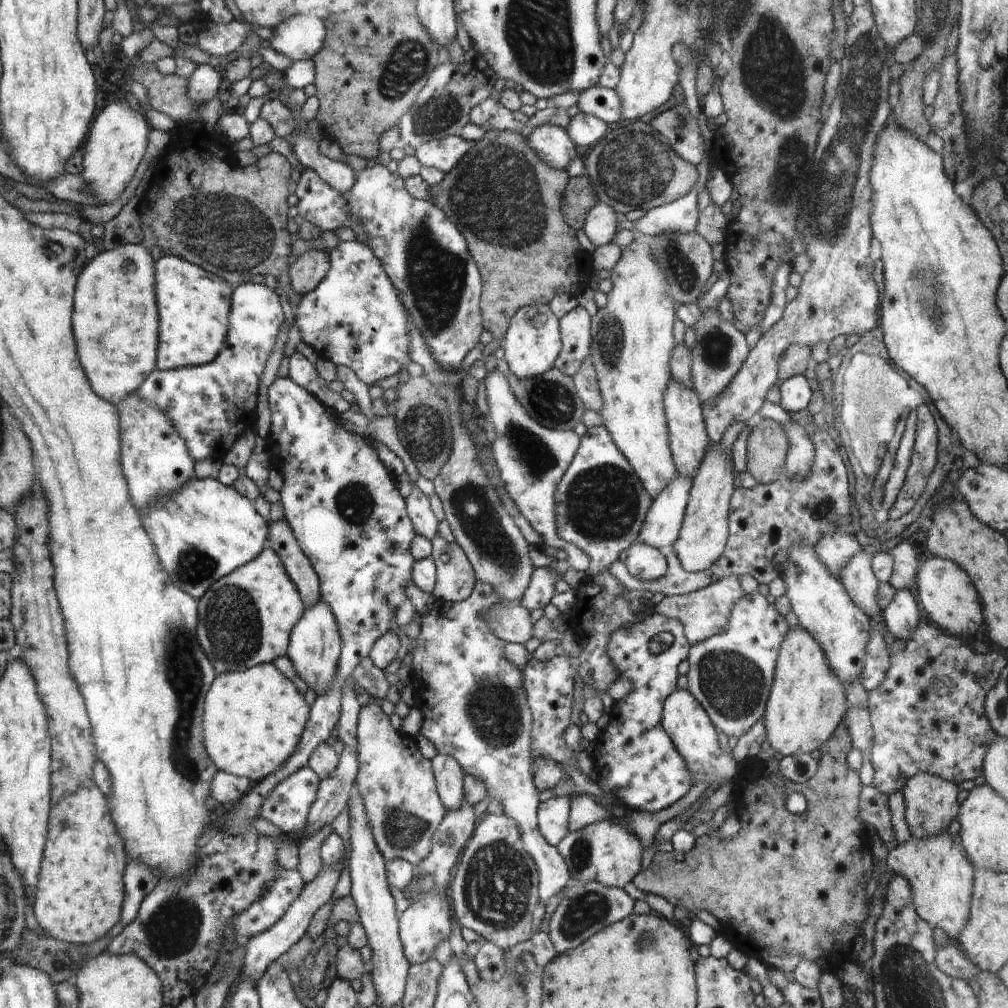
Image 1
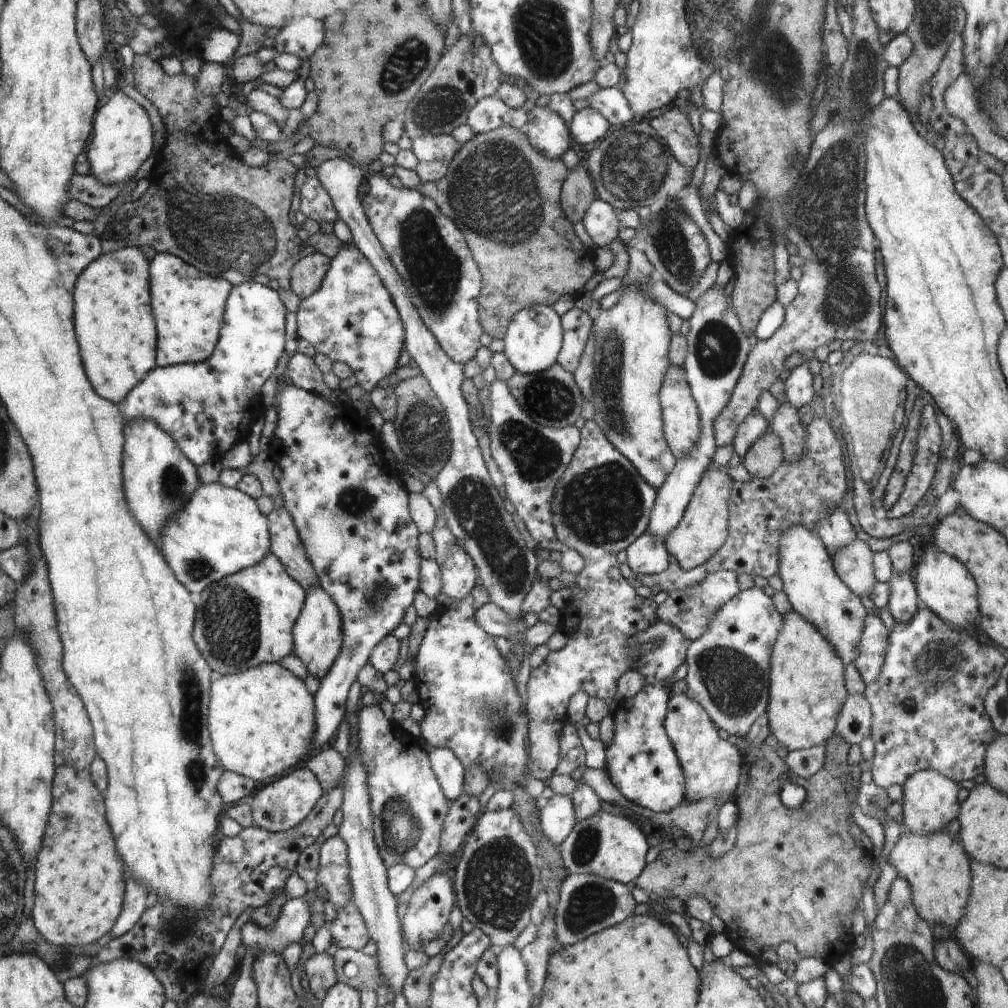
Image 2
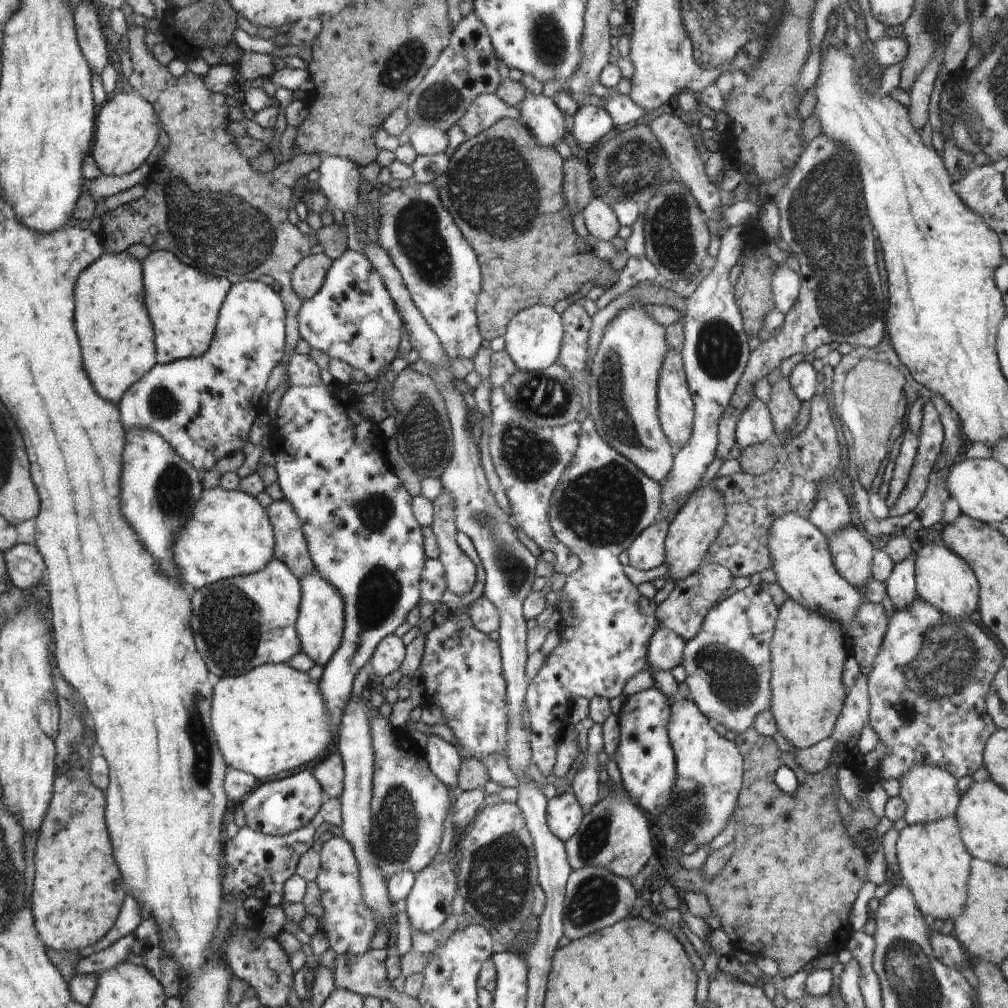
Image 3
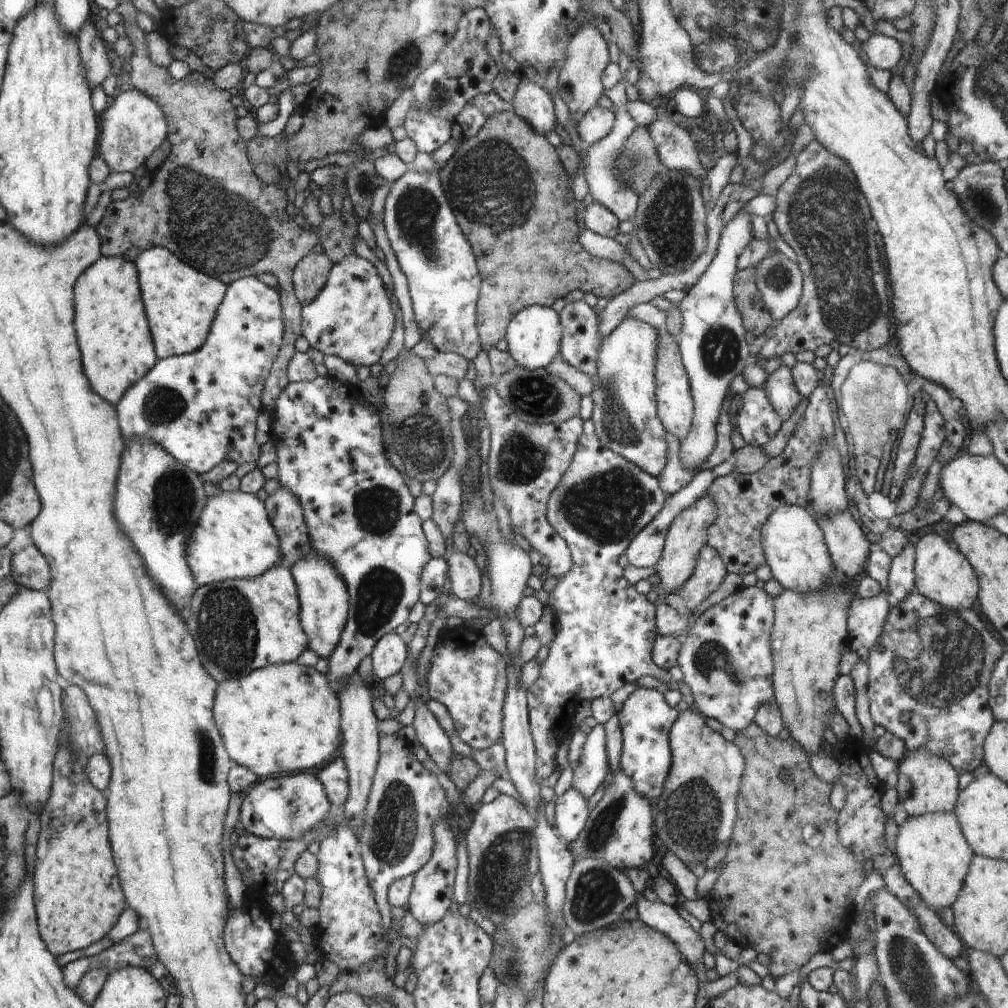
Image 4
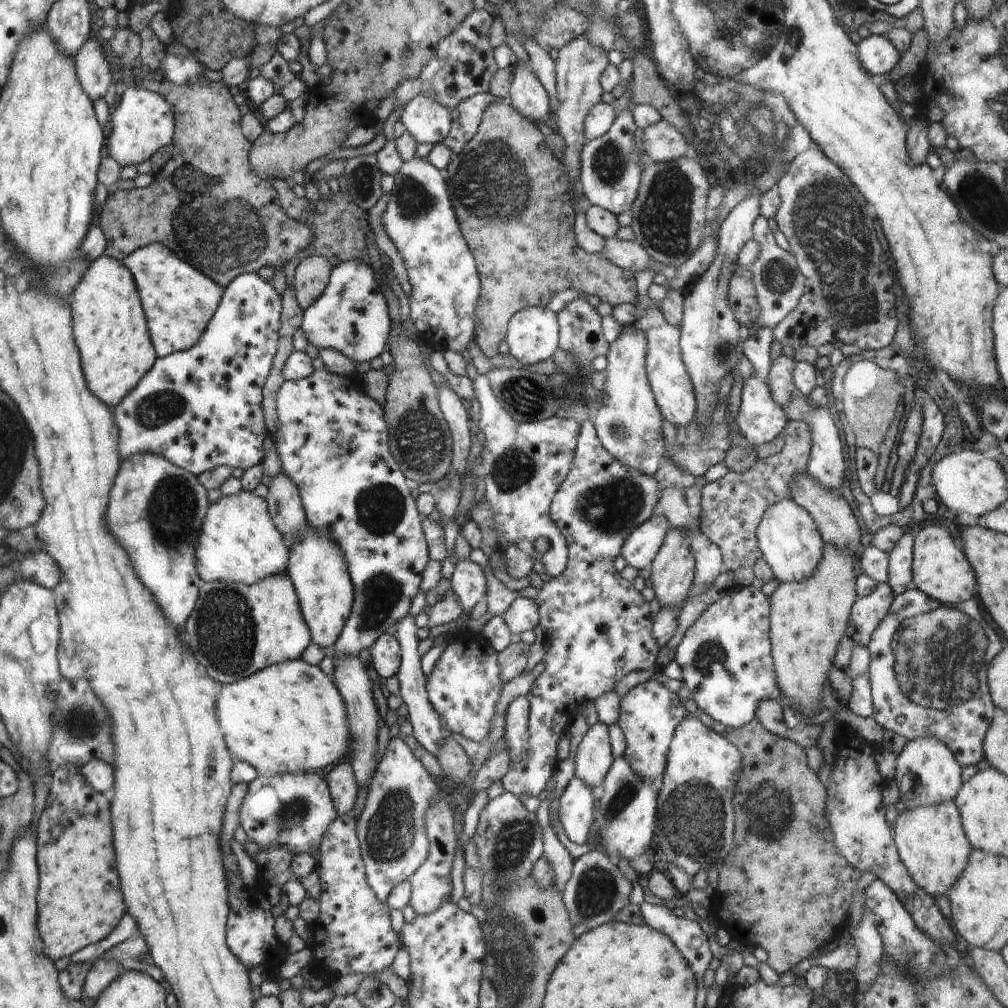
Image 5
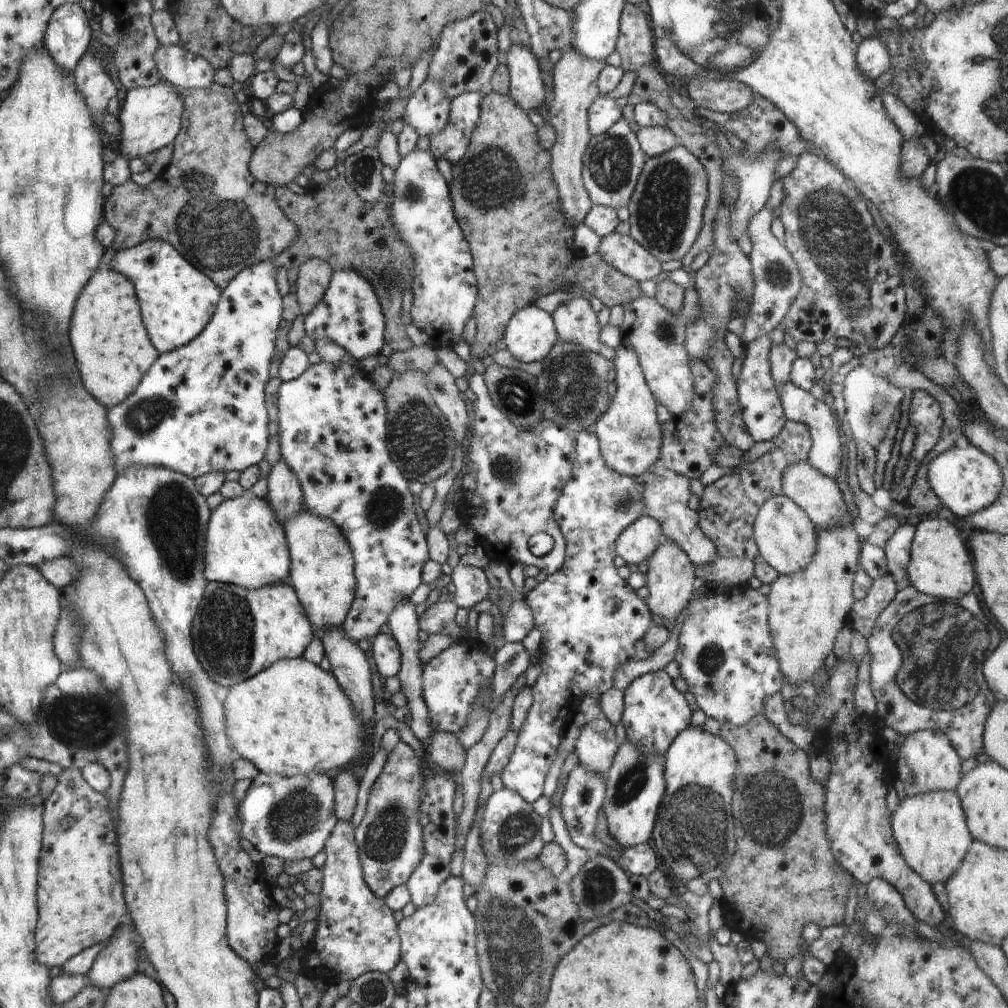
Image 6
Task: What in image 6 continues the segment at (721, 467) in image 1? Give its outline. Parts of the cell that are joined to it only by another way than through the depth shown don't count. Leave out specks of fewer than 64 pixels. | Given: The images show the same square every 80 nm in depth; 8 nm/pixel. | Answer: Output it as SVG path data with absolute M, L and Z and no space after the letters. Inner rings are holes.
M670 539L664 540L657 546L655 553L647 560L648 571L646 573L646 586L650 591L650 597L646 601L649 611L655 621L674 621L684 611L694 594L694 579L697 577L695 566L689 556Z

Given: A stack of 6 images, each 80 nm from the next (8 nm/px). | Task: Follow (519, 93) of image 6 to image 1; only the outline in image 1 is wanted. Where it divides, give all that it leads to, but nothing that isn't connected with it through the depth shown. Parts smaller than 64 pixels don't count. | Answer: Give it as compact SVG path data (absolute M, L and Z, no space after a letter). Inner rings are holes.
M542 125L528 134L528 142L534 148L535 153L545 163L556 169L566 171L570 160L576 154L576 146L572 144L567 130L552 125Z

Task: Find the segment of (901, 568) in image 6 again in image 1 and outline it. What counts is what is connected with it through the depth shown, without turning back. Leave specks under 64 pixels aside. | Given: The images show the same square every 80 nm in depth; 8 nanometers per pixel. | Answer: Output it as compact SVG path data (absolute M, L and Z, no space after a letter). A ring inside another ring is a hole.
M897 591L892 602L881 612L880 626L887 628L893 638L906 643L915 634L920 616L910 591Z

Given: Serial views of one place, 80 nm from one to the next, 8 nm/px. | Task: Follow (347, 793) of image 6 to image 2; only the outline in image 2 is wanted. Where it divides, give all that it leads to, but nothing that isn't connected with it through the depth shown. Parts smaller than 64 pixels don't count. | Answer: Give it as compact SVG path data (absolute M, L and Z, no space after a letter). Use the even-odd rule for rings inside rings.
M334 747L319 750L311 756L306 766L322 784L323 792L329 791L345 774L345 758Z

